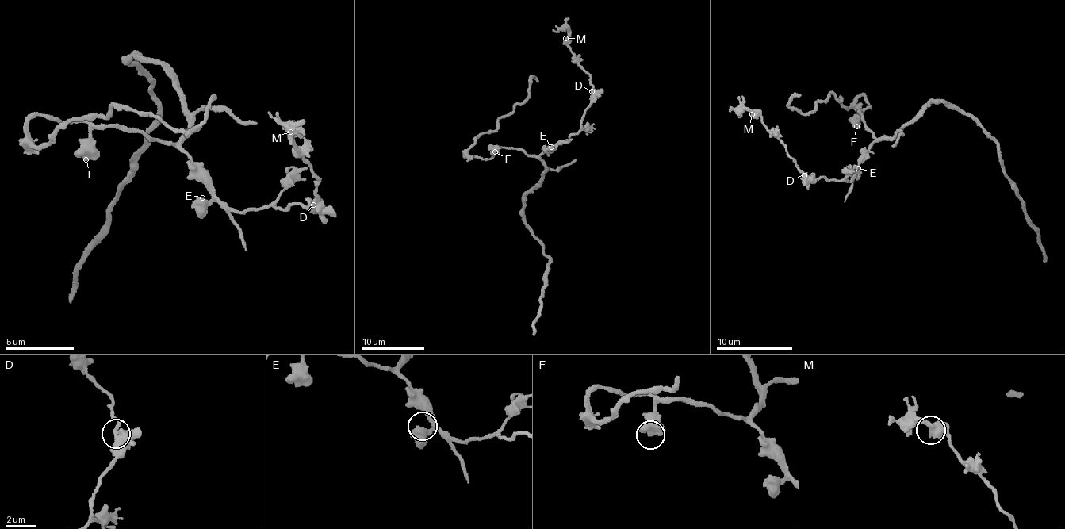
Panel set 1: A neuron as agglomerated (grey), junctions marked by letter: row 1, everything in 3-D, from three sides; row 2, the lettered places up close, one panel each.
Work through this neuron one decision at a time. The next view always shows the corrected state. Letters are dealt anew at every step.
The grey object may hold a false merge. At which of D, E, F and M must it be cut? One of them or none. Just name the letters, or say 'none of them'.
none of them

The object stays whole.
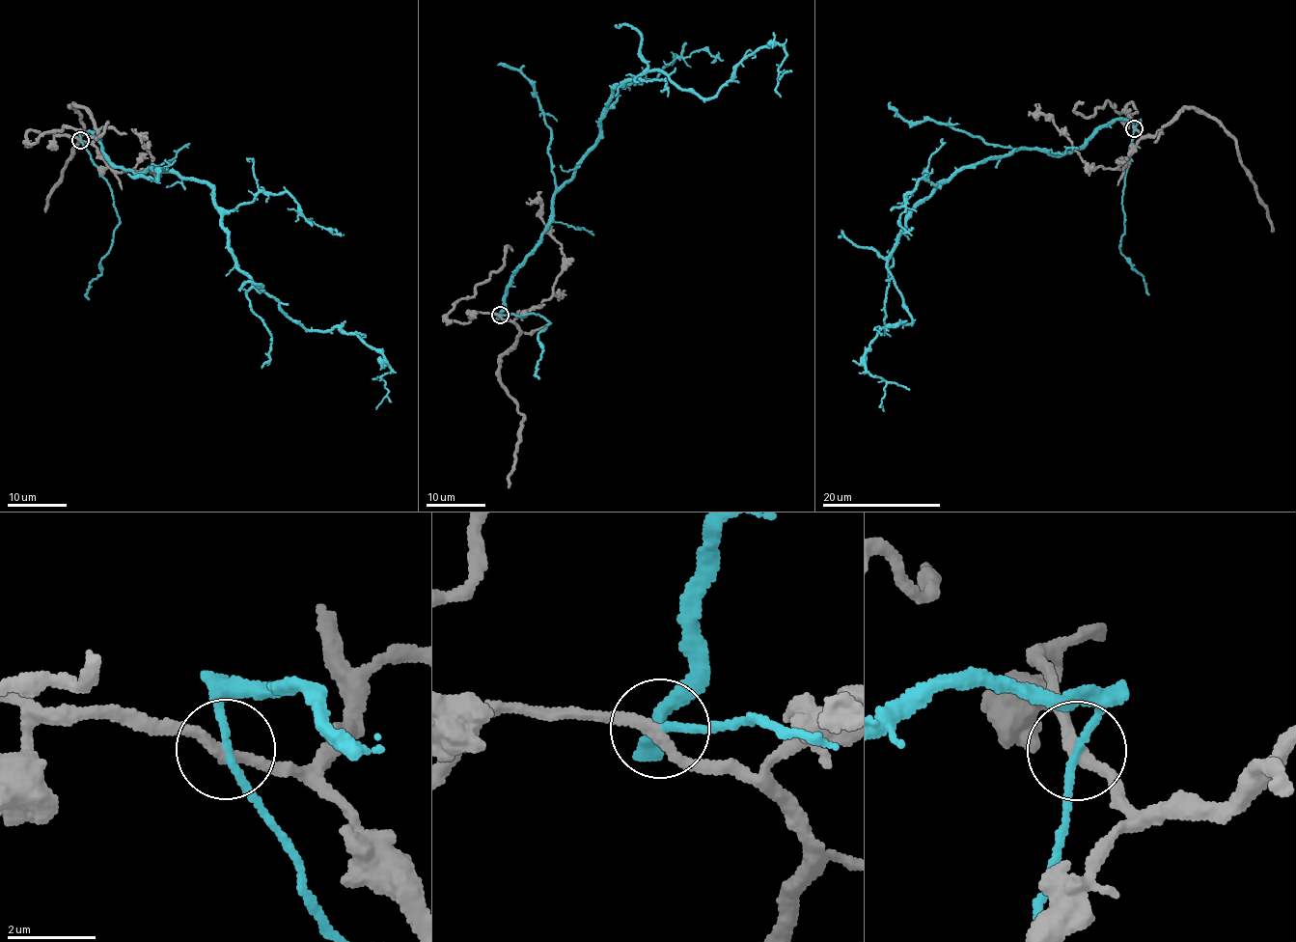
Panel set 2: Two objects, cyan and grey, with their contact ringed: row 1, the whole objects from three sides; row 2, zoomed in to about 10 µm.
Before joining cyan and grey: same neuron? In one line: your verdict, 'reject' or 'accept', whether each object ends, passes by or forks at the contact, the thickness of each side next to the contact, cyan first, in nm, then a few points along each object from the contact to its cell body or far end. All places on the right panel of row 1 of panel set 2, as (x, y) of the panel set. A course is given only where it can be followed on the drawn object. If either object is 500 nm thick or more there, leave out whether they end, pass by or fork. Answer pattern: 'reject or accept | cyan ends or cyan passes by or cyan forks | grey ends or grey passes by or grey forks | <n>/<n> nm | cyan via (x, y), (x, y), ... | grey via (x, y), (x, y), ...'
reject | cyan passes by | grey passes by | 160/240 nm | cyan via (1135, 128), (997, 155), (923, 198), (887, 259), (913, 321), (865, 355), (883, 411) | grey via (1135, 128), (1141, 136), (1157, 135), (1180, 111), (1206, 113), (1235, 142), (1271, 232)

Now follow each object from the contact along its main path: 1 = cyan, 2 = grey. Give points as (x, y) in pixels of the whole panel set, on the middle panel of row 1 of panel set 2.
1: (500, 316), (614, 88), (663, 71), (711, 97), (774, 42), (785, 53), (780, 79)
2: (500, 316), (510, 320), (519, 333), (515, 346), (501, 357), (499, 380), (524, 419), (509, 486)

